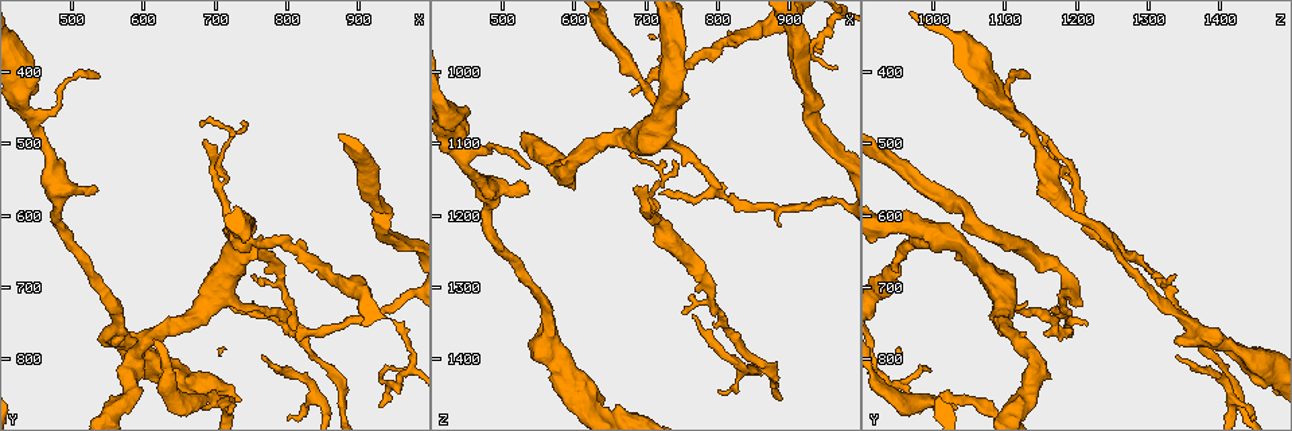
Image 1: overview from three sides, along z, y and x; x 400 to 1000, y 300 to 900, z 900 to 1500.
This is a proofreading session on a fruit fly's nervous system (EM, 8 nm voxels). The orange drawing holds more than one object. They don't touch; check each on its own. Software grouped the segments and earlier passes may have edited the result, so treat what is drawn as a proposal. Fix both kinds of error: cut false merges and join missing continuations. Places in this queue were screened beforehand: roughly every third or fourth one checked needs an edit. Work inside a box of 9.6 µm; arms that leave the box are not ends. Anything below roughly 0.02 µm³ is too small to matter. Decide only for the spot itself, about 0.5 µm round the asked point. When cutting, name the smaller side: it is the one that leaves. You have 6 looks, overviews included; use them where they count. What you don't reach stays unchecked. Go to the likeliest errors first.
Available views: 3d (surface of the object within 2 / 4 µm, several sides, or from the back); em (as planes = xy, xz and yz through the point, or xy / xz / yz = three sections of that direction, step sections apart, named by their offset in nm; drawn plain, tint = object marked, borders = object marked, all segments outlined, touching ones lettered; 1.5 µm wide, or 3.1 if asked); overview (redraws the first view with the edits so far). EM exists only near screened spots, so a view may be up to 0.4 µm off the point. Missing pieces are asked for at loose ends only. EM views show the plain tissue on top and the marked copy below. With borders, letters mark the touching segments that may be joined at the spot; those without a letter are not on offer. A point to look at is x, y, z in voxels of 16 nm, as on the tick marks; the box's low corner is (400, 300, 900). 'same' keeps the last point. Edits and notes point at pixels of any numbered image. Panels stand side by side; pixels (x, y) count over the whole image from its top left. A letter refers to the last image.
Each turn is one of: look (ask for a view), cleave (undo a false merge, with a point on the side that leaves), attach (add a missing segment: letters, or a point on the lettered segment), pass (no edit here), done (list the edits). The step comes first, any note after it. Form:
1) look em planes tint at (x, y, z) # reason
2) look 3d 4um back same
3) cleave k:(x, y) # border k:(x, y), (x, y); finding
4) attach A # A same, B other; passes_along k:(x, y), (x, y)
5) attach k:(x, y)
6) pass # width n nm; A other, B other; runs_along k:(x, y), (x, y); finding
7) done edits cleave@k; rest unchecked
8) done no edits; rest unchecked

look em planes borders at (540, 565, 1165) # an open end

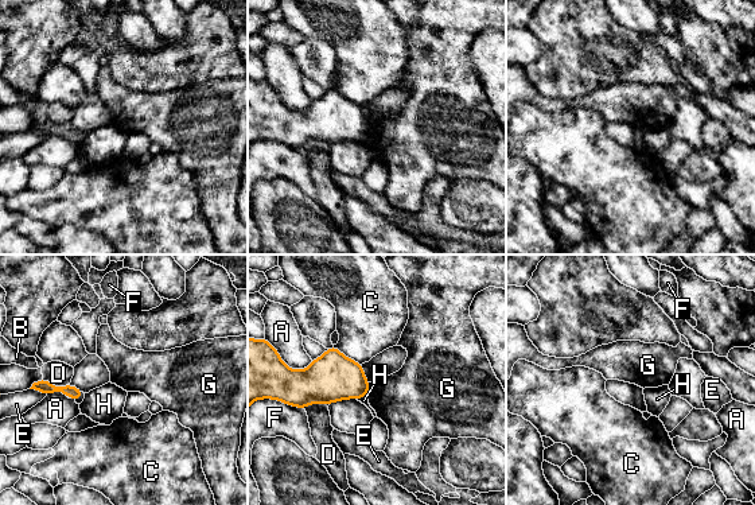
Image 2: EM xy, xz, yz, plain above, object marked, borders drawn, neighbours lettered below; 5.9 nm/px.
pass # A other, B other, C other, D other, E other, F other, G other, H other; border 2:(369, 383), (369, 391), (365, 395); no lettered segment goes on from it

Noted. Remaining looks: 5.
look 3d 2um at (740, 475, 1125) # an open end

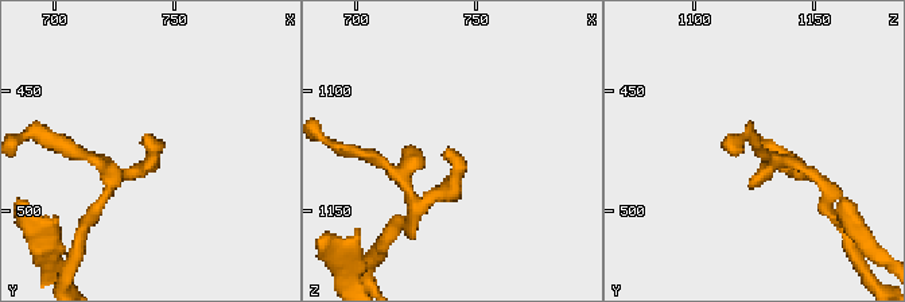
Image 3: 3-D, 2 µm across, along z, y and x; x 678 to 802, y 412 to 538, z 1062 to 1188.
look em planes borders at (741, 473, 1123) # need the tissue

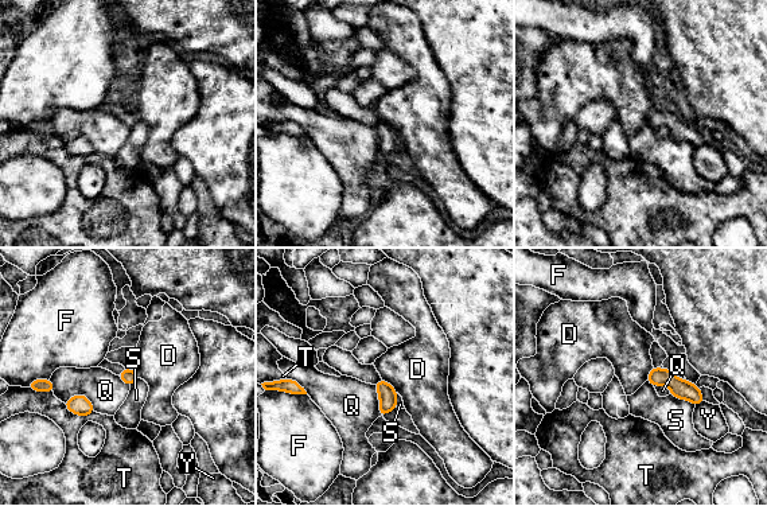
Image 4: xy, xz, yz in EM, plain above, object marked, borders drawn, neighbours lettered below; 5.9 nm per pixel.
pass # D other, F other, Q other, S other, T other, Y other; runs_along 4:(653, 373), (669, 378), (699, 399); no lettered segment goes on from it

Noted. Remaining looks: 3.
look em planes borders at (805, 765, 1175) # sharp bend

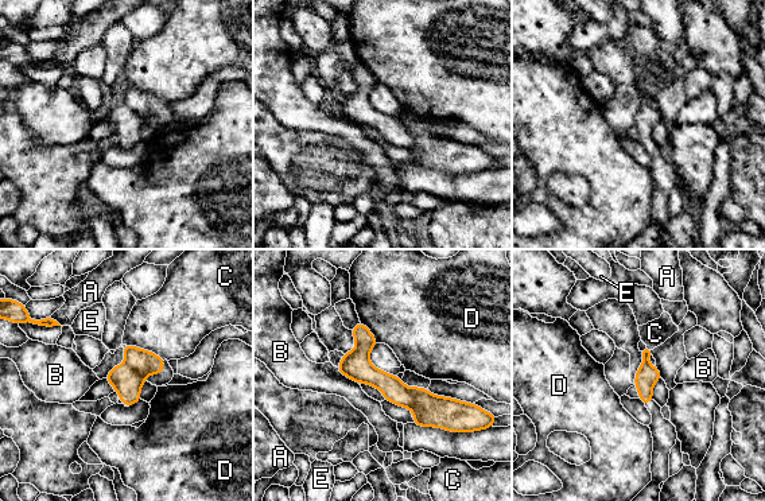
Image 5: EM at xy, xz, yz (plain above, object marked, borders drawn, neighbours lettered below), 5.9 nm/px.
cleave 5:(450, 414) # A other, B other, C other, D other, E other; border 5:(407, 389), (412, 397), (412, 408); two neurons meet here

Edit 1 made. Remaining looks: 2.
done edits cleave@5; rest unchecked

